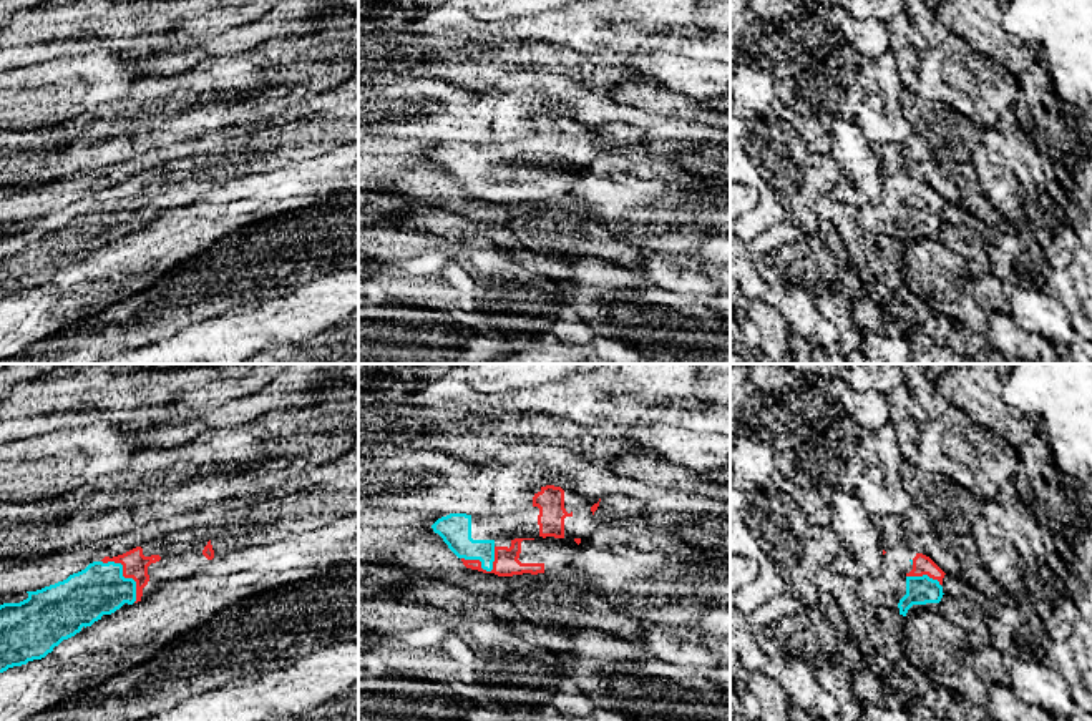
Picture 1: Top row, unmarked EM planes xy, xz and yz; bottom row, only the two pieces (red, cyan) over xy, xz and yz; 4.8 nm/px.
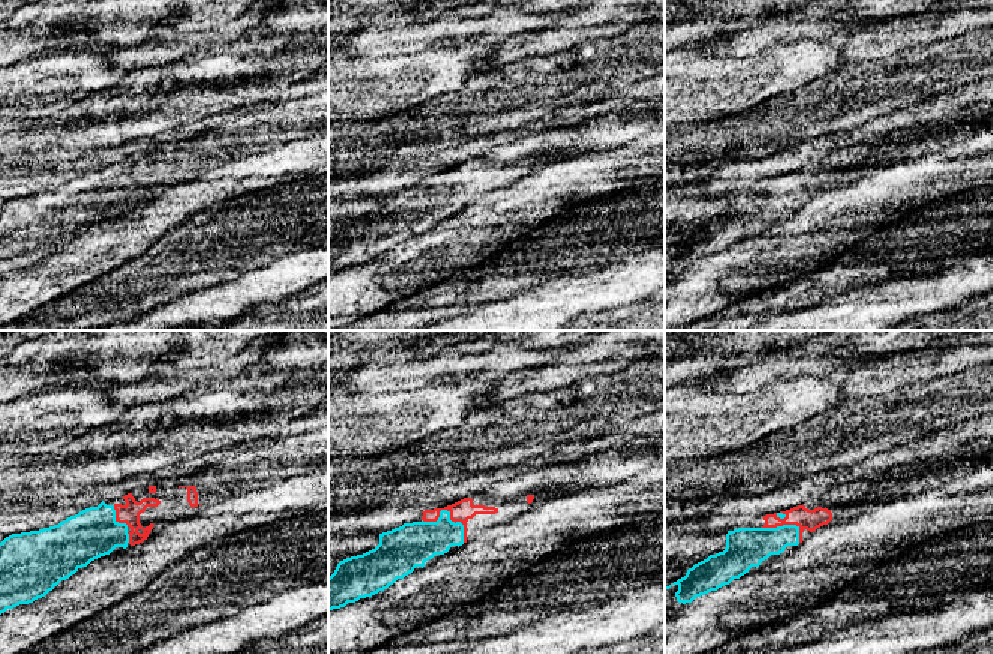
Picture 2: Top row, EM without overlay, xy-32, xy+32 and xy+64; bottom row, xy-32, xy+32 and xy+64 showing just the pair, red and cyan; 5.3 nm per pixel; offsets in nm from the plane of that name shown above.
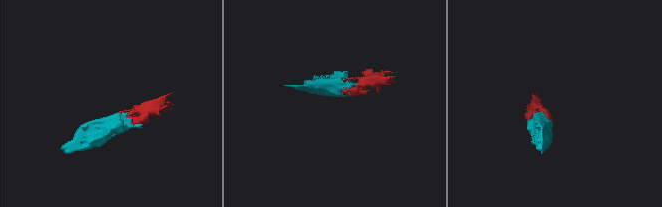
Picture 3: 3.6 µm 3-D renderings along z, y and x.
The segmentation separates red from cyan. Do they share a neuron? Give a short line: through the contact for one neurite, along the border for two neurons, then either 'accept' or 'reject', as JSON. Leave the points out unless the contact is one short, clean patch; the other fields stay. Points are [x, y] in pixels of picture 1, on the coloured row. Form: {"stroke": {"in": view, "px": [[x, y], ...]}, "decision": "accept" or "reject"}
{"decision": "accept"}

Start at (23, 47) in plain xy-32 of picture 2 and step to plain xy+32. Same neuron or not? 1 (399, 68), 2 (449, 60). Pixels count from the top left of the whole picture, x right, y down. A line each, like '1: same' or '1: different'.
1: different
2: different

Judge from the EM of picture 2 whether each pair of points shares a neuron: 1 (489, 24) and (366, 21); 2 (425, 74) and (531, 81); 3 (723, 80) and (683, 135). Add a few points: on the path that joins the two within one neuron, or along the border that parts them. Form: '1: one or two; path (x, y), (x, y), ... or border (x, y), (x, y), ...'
1: one; path (459, 24), (396, 24)
2: two; border (494, 66), (480, 74)
3: two; border (711, 120), (680, 125)

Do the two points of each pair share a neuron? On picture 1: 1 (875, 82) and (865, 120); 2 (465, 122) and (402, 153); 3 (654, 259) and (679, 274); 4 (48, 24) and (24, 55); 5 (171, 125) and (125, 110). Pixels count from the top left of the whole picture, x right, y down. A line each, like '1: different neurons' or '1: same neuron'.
1: different neurons
2: different neurons
3: same neuron
4: same neuron
5: same neuron

